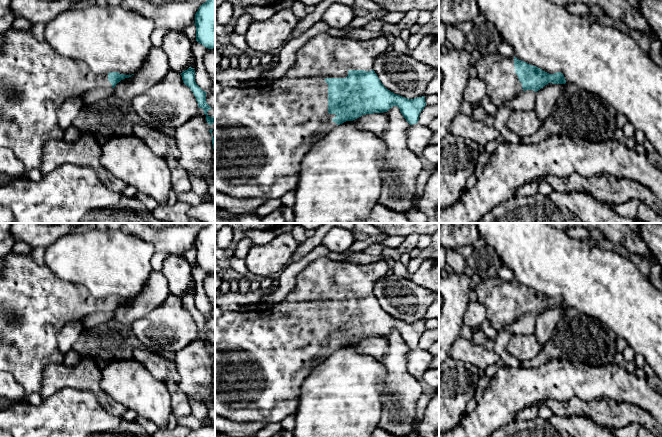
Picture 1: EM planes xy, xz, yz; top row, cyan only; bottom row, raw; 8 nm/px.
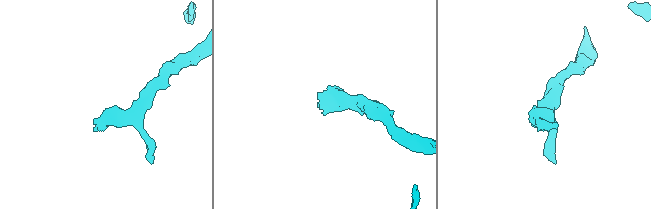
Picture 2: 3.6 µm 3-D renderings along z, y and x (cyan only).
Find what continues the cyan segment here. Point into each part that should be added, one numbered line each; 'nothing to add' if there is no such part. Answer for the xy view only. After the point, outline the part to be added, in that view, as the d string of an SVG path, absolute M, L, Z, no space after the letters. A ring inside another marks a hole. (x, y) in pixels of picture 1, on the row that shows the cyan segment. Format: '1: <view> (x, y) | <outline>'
1: xy (34, 80) | M10 29L0 45L0 147L13 150L26 172L39 169L46 143L64 137L57 117L60 105L69 97L82 97L95 88L112 88L108 74L96 74L87 64L57 54L48 42L39 42L29 31Z

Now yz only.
1: yz (498, 73) | M499 54L482 56L476 62L475 69L477 77L486 85L487 95L497 107L504 106L523 92L515 73L514 55L509 58Z

